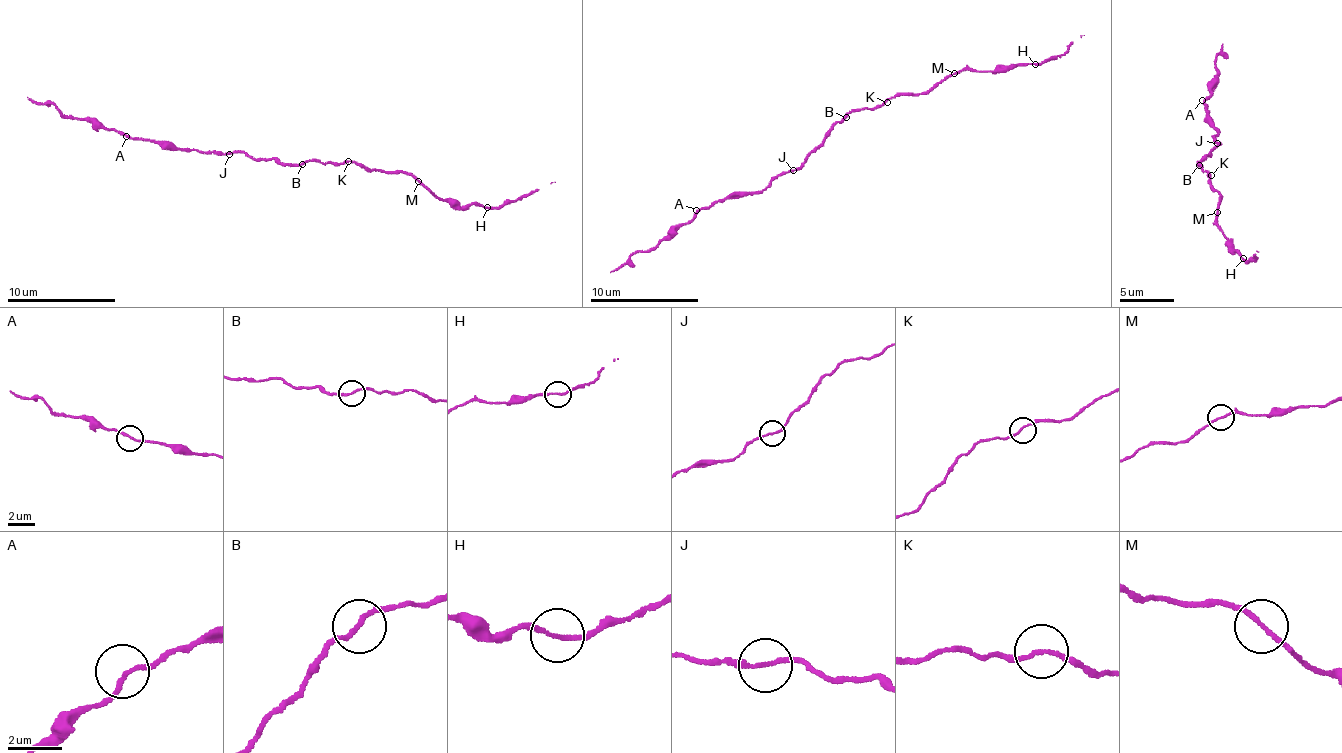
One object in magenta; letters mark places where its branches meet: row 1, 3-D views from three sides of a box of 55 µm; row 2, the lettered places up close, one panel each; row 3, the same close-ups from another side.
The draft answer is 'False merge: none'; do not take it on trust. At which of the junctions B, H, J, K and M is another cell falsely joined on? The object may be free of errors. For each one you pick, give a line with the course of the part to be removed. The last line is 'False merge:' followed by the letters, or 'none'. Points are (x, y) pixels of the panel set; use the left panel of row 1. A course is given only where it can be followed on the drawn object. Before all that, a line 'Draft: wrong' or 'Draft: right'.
Draft: right
False merge: none

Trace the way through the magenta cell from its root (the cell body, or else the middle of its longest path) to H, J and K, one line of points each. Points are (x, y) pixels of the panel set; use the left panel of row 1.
H: (299, 164), (354, 161), (386, 173), (407, 172), (443, 200), (453, 199), (463, 207), (479, 202), (487, 207)
J: (299, 164), (252, 158), (243, 152), (229, 155)
K: (299, 164), (310, 161), (337, 164), (348, 161)

